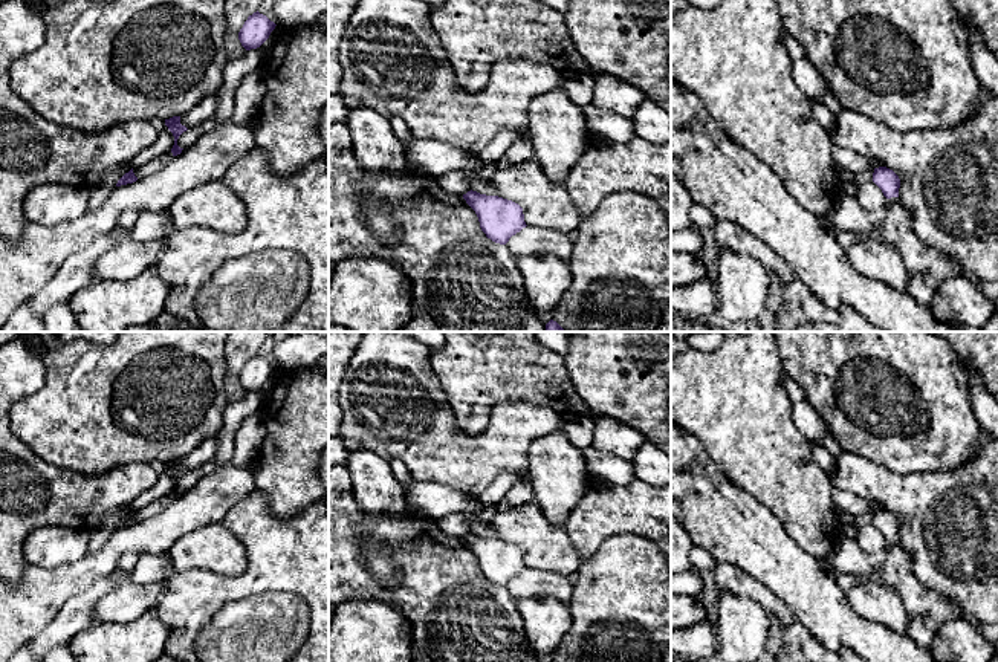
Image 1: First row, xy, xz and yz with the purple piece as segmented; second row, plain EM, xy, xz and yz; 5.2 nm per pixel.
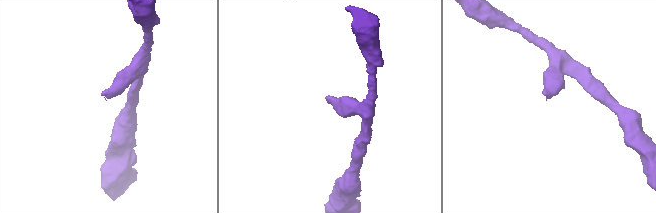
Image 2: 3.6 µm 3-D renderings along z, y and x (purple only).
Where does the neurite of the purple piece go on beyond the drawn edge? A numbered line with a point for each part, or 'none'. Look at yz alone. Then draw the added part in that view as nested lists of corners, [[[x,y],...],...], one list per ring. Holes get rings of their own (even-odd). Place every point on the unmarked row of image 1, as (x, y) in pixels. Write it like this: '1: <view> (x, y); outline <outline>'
none

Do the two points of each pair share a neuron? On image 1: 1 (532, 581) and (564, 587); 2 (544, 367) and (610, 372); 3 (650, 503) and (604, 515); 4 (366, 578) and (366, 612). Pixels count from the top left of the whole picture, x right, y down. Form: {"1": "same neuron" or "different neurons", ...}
{"1": "same neuron", "2": "different neurons", "3": "same neuron", "4": "different neurons"}

